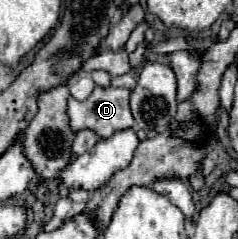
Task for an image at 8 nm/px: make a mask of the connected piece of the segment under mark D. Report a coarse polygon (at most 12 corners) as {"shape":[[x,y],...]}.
{"shape":[[95,87],[69,99],[71,129],[103,139],[135,121],[129,89]]}

